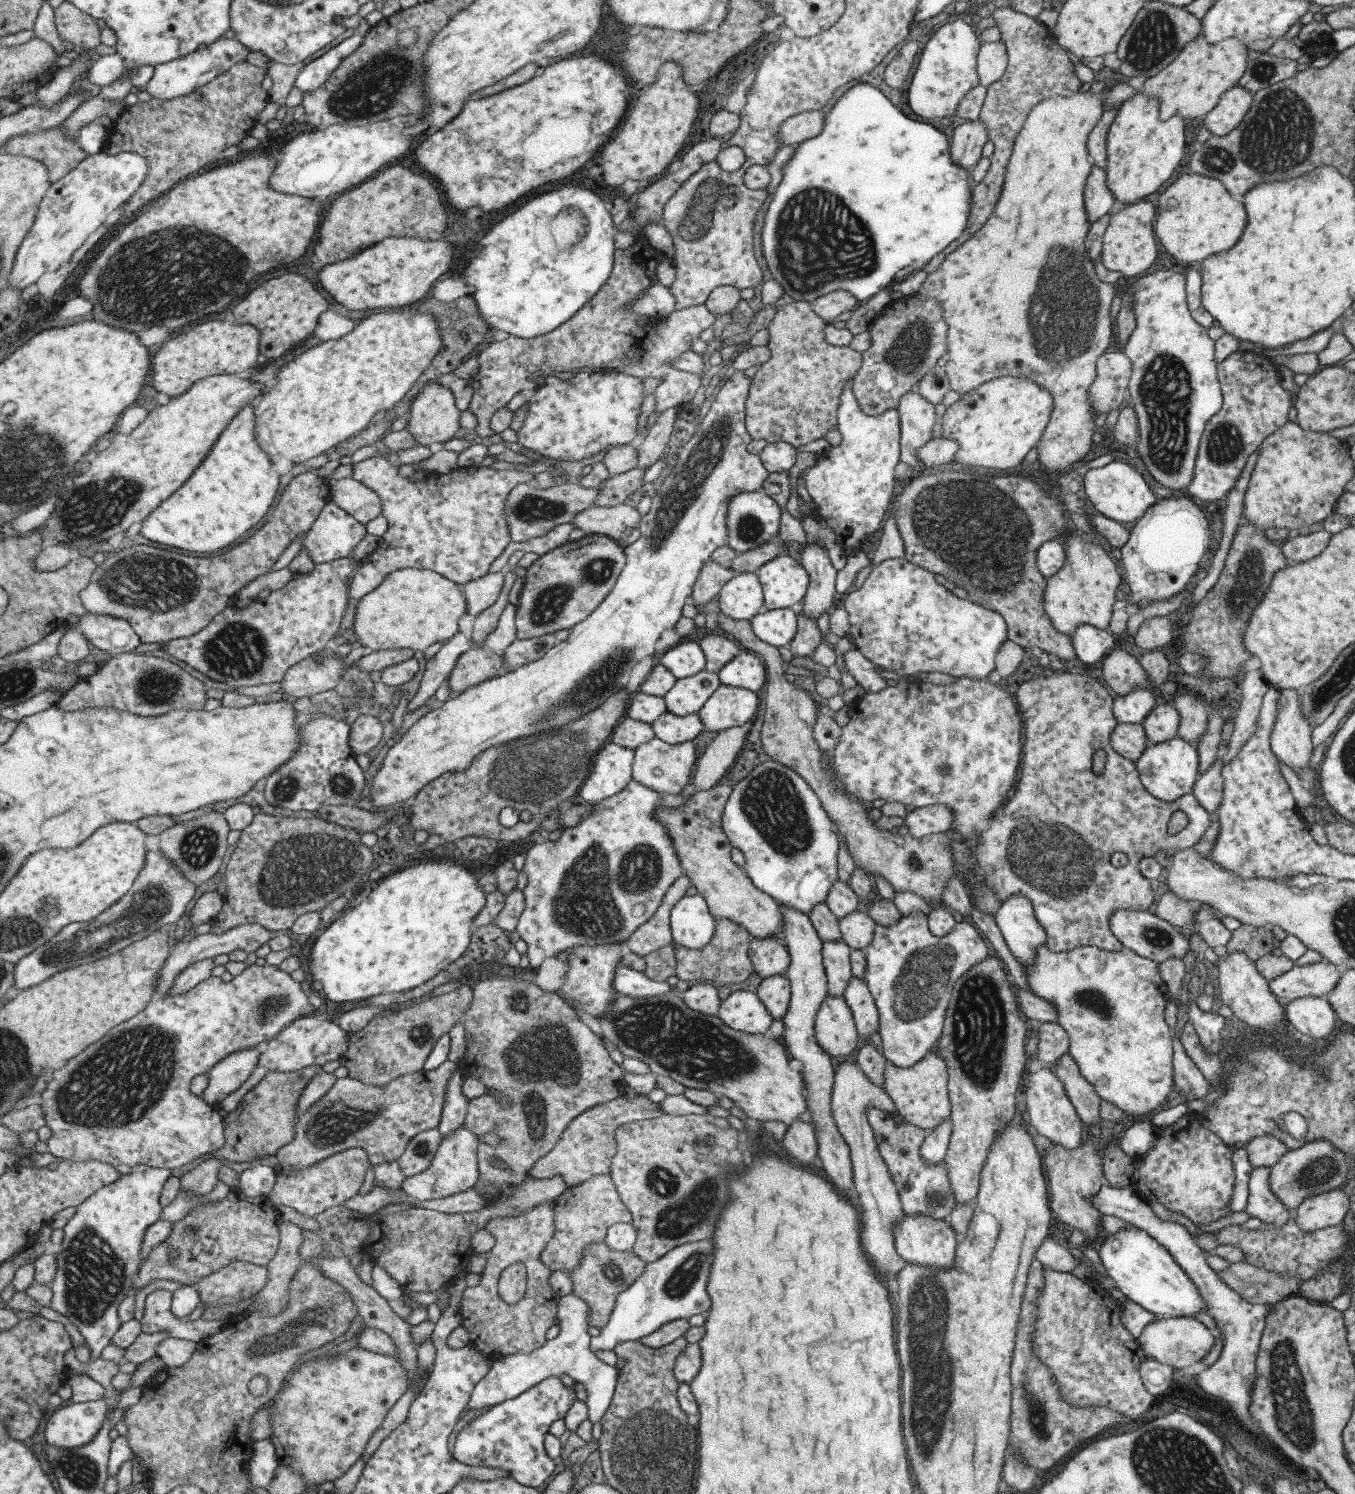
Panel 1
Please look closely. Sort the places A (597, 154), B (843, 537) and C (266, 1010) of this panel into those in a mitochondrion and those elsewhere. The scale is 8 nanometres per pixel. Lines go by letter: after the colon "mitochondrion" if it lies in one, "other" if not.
A: other
B: other
C: mitochondrion

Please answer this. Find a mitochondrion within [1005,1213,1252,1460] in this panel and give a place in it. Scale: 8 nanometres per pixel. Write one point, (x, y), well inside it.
(1036, 1413)

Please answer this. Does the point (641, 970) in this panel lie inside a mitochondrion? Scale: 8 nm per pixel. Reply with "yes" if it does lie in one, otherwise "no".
no

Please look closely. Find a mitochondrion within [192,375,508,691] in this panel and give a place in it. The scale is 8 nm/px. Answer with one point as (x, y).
(239, 650)

